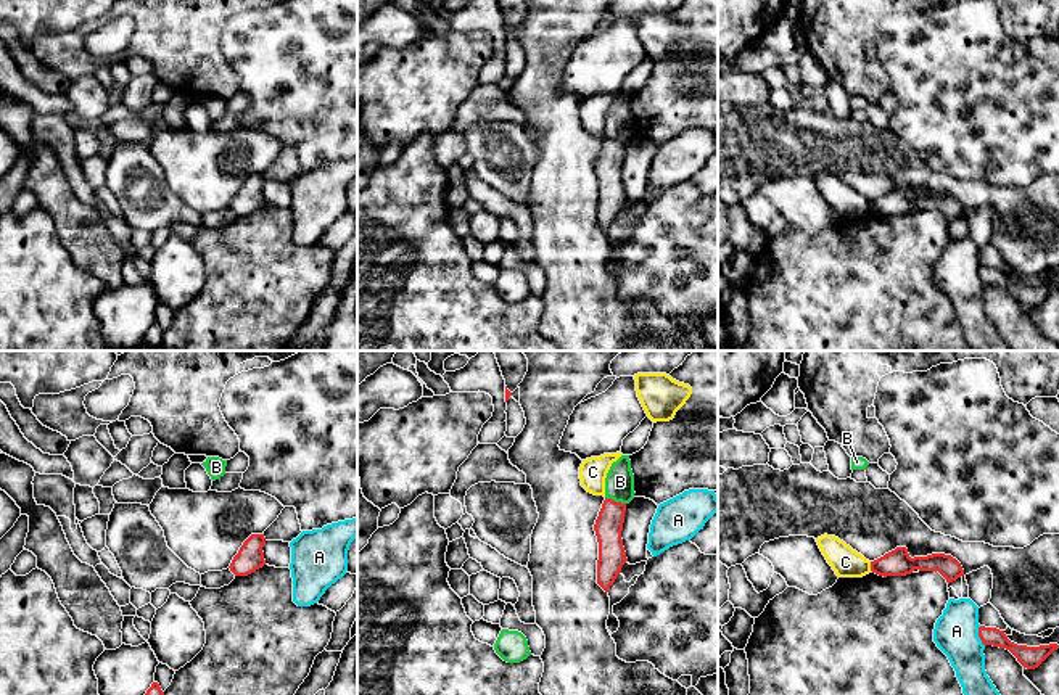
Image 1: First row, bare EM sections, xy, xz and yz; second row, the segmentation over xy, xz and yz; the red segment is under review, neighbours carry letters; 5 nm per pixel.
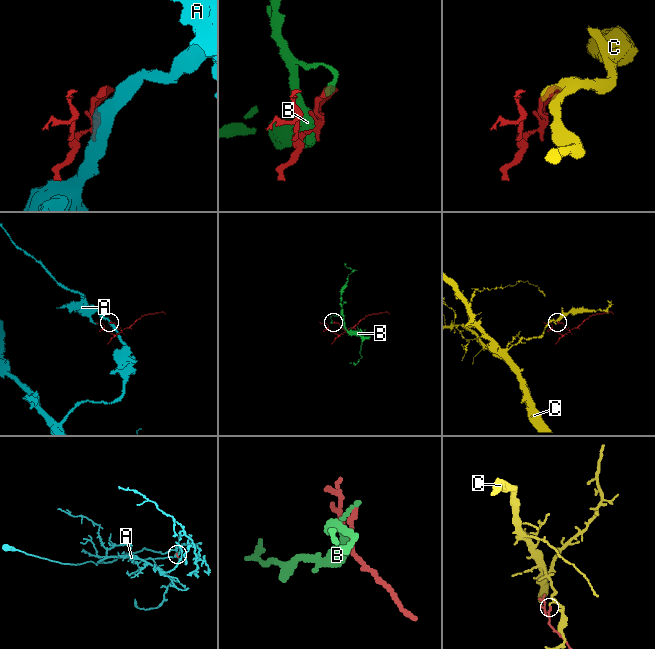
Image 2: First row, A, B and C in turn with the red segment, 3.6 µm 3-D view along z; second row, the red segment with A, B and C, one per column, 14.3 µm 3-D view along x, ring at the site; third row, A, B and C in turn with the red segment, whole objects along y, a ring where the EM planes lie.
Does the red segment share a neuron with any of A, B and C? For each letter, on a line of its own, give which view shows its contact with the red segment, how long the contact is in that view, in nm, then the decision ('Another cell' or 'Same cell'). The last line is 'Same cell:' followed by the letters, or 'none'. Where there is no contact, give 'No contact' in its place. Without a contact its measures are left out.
A: Touches red in yz. Shared border 110 nm. Another cell
B: Touches red in xz. Shared border 110 nm. Another cell
C: Touches red in yz. Shared border 60 nm. Same cell
Same cell: C

